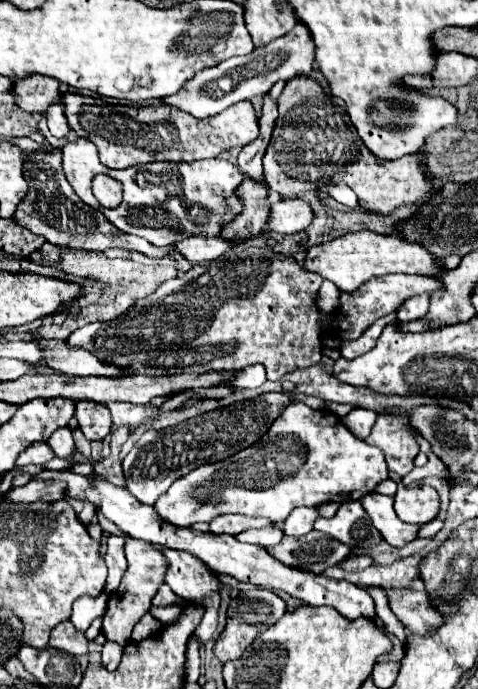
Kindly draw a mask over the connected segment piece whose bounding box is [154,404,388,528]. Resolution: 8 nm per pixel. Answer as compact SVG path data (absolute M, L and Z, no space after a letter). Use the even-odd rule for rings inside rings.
M306 404L288 406L280 418L274 420L270 430L246 450L216 462L204 464L176 480L166 494L158 498L154 504L156 512L174 526L192 526L196 522L210 522L220 514L244 514L244 516L264 516L272 522L282 522L276 518L284 518L296 506L320 506L326 502L344 504L348 500L360 500L366 494L374 492L374 488L388 478L388 466L382 452L376 446L366 444L356 438L338 416L330 410L312 410Z

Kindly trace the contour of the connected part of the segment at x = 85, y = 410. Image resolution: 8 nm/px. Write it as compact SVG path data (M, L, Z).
M78 402L76 420L88 440L104 440L112 430L110 410L98 402Z

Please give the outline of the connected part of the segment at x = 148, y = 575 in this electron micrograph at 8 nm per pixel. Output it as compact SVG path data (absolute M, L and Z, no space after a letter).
M130 536L126 538L126 560L128 560L128 570L126 570L118 590L114 590L110 594L108 608L104 614L104 624L102 624L102 634L106 636L106 640L116 642L120 646L130 644L132 628L150 610L154 594L164 584L164 574L166 574L166 566L168 566L162 550L158 546L154 546L150 542L134 540Z

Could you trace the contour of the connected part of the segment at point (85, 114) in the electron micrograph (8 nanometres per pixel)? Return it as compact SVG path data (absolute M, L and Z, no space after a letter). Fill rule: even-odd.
M64 94L64 110L70 128L98 146L100 160L108 168L130 168L136 164L158 160L204 160L214 158L232 146L246 146L258 138L258 122L254 110L242 110L234 104L206 120L194 120L186 112L168 106L128 108L128 106L76 106Z

